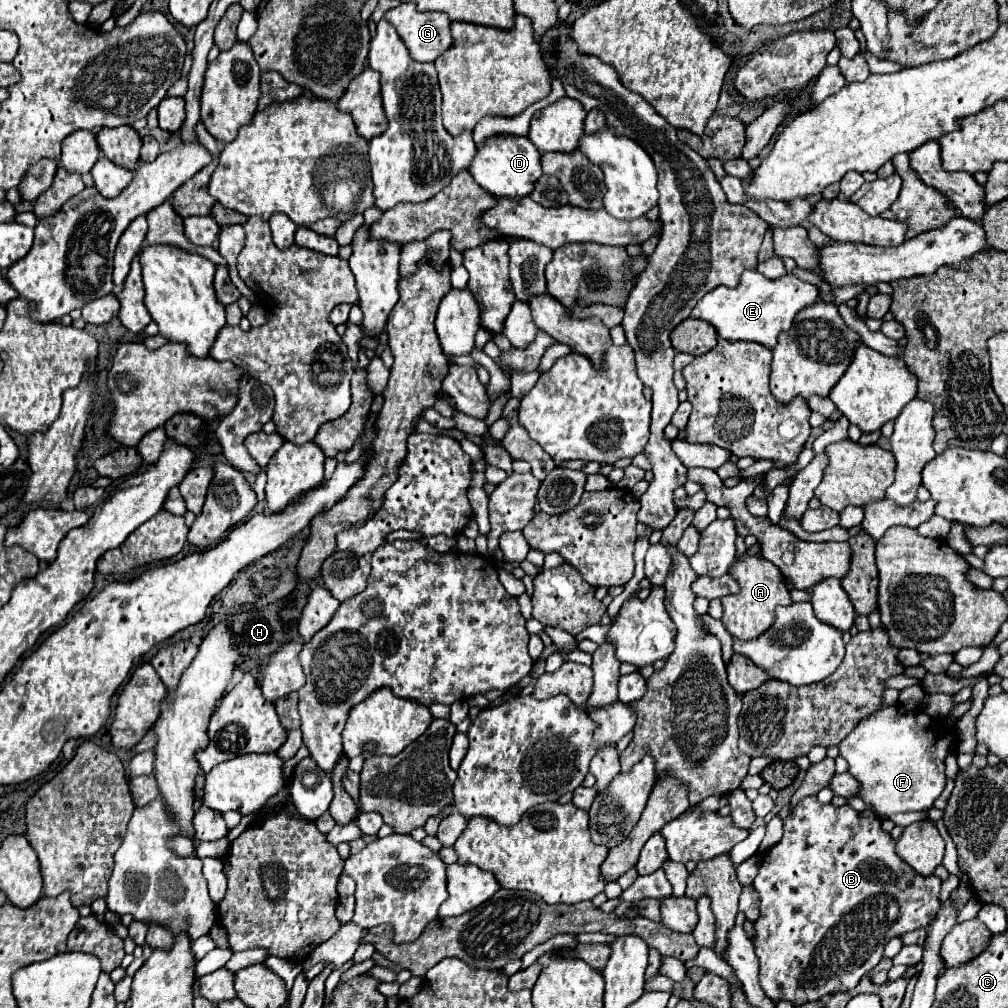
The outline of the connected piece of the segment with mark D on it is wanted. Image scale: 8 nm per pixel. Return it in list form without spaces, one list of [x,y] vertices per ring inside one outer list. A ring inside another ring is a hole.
[[[500,135],[490,139],[484,147],[478,149],[470,173],[478,185],[482,185],[490,195],[496,199],[508,197],[512,201],[520,201],[534,191],[536,179],[540,179],[542,165],[540,165],[540,151],[532,145],[528,137],[514,137],[514,135]]]

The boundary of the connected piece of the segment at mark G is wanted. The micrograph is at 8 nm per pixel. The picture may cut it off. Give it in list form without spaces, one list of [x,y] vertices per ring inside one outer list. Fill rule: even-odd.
[[[400,3],[384,15],[406,43],[412,59],[438,59],[450,45],[450,19],[444,13],[420,13],[412,3]]]

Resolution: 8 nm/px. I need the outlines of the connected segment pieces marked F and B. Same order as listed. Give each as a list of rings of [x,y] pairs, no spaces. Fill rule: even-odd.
[[[892,705],[884,707],[870,717],[862,719],[854,731],[840,743],[840,755],[848,761],[850,769],[848,773],[854,775],[860,781],[860,797],[874,807],[878,815],[888,815],[888,813],[904,813],[904,811],[924,811],[932,807],[934,799],[942,793],[944,789],[944,759],[948,751],[956,745],[954,733],[946,733],[942,723],[932,721],[922,709],[916,709],[912,713],[906,713],[902,705]]]
[[[804,797],[796,807],[790,809],[790,815],[784,819],[784,837],[780,843],[776,843],[766,855],[764,861],[760,865],[760,871],[754,879],[754,889],[760,895],[760,917],[754,923],[756,929],[756,937],[754,937],[754,949],[756,955],[760,959],[760,985],[764,995],[768,995],[768,999],[772,999],[774,1003],[778,1001],[790,1001],[794,1007],[804,1005],[808,1001],[818,1001],[826,995],[834,995],[840,991],[850,991],[858,985],[858,981],[872,973],[872,969],[880,963],[880,959],[884,957],[884,945],[892,939],[892,937],[900,937],[908,931],[926,927],[932,921],[932,915],[936,915],[938,907],[940,907],[940,885],[942,881],[938,877],[928,877],[924,879],[922,875],[918,875],[916,871],[912,871],[912,867],[908,867],[894,849],[894,839],[890,837],[890,833],[886,833],[880,825],[880,819],[874,811],[854,811],[850,805],[844,807],[836,807],[832,803],[824,805],[820,803],[816,797]]]

